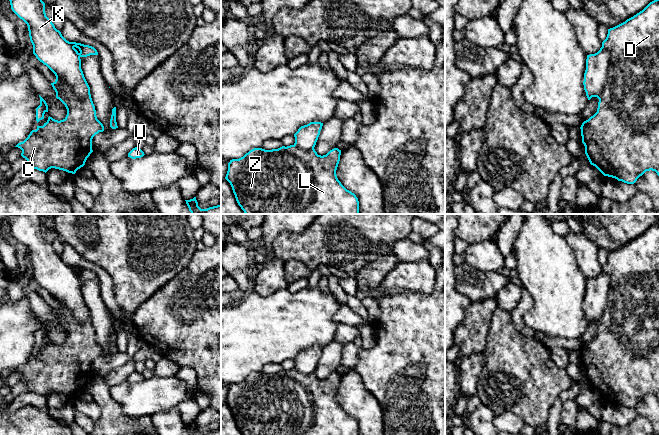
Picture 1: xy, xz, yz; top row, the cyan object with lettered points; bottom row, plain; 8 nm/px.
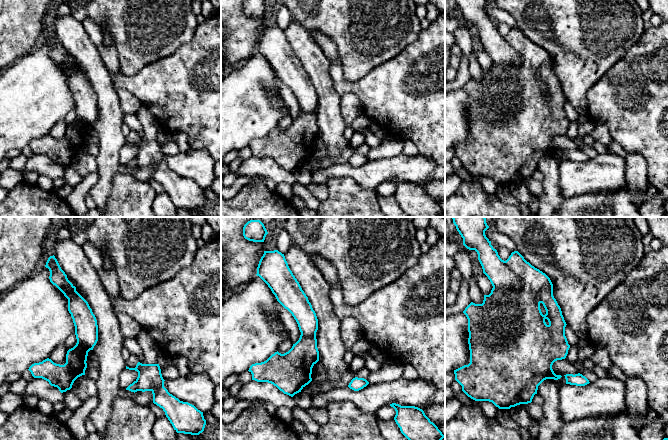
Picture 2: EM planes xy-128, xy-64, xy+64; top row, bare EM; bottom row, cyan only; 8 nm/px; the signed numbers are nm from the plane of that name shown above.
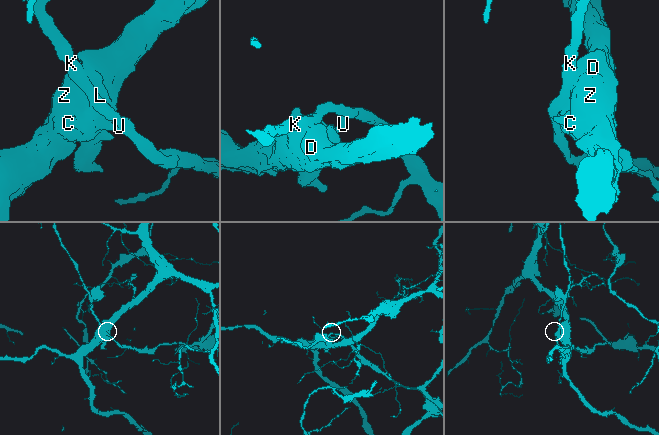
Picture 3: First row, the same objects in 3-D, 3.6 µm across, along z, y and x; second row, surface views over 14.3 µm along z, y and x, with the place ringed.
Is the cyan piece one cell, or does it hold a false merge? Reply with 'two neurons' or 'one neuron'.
two neurons

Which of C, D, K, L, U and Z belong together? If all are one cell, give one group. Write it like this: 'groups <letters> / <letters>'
groups C D L U Z / K

